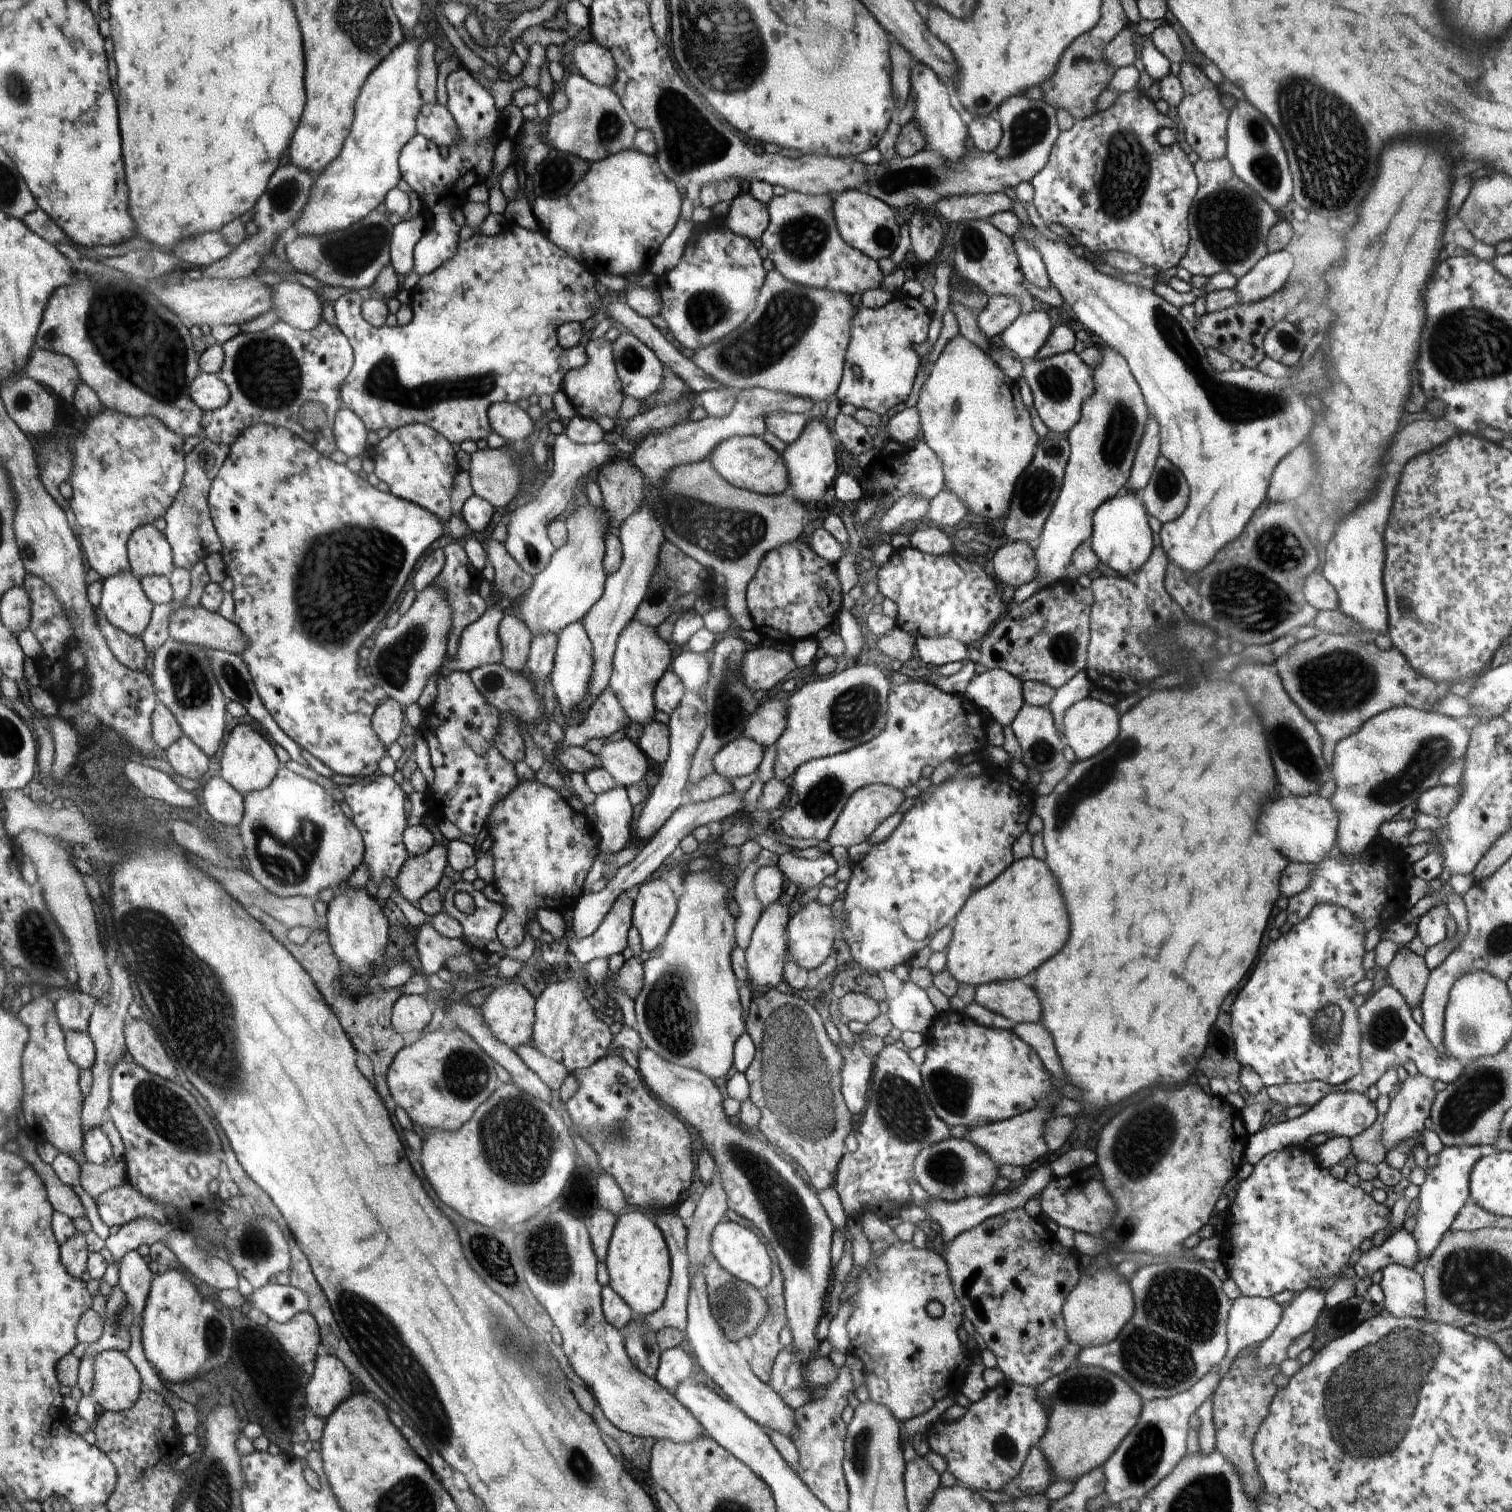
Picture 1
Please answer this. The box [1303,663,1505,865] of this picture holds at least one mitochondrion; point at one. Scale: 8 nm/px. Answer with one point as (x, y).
(1423, 762)

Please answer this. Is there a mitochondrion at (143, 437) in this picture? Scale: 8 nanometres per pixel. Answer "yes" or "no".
no

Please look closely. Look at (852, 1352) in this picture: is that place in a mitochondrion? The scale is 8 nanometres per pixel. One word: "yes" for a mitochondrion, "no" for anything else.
no

